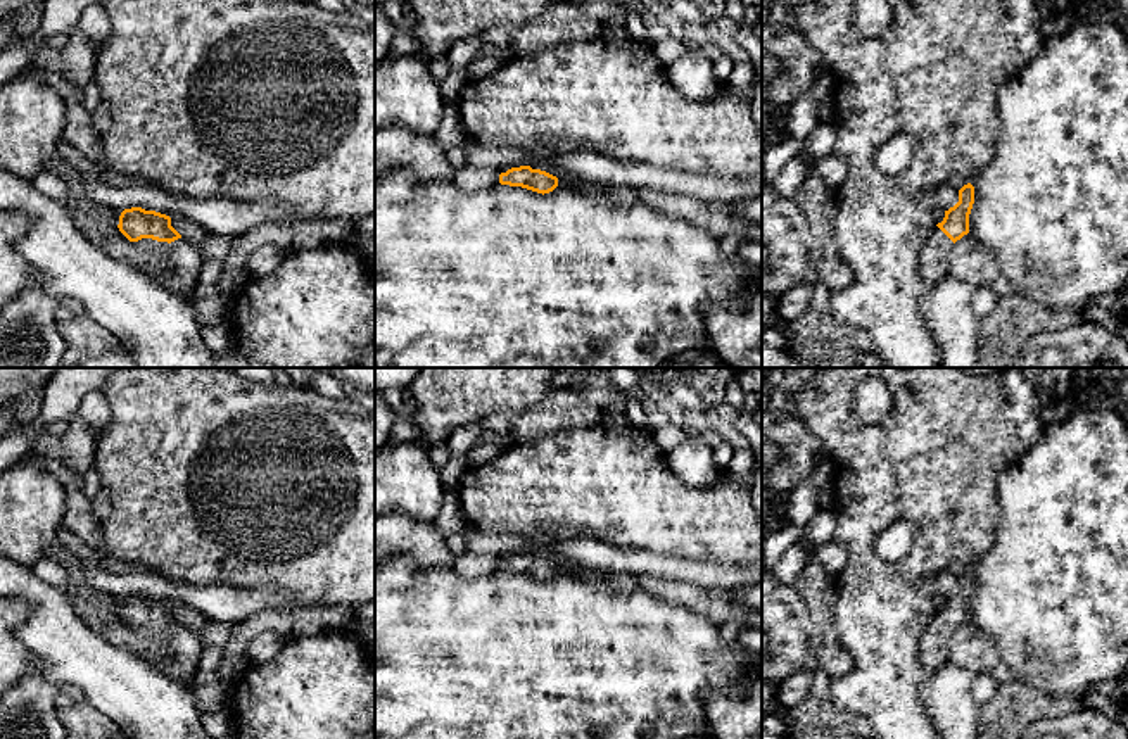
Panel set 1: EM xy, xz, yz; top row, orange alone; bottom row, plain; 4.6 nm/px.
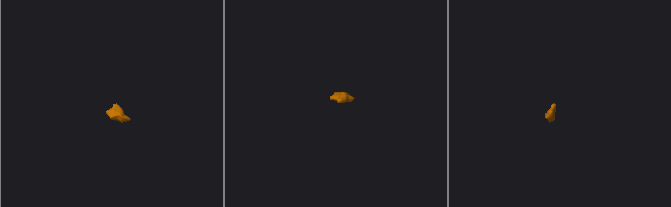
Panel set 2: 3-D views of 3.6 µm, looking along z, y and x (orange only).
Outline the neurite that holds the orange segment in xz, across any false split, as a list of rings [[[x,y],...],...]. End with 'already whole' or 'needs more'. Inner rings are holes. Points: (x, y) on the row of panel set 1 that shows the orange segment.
[[[530,166],[511,167],[499,174],[501,185],[522,186],[537,193],[549,193],[558,186],[558,178]]]; already whole

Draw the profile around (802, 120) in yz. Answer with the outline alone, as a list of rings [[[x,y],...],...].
[[[824,69],[810,90],[789,107],[788,133],[796,140],[807,140],[819,124],[817,107],[831,92],[833,74]]]

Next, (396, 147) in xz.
[[[399,124],[375,131],[375,176],[392,169],[408,171],[416,183],[451,181],[454,173],[444,155],[444,147],[435,138],[421,138]]]

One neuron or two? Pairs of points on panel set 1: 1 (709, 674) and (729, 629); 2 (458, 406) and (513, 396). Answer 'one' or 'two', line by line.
1: two
2: one

